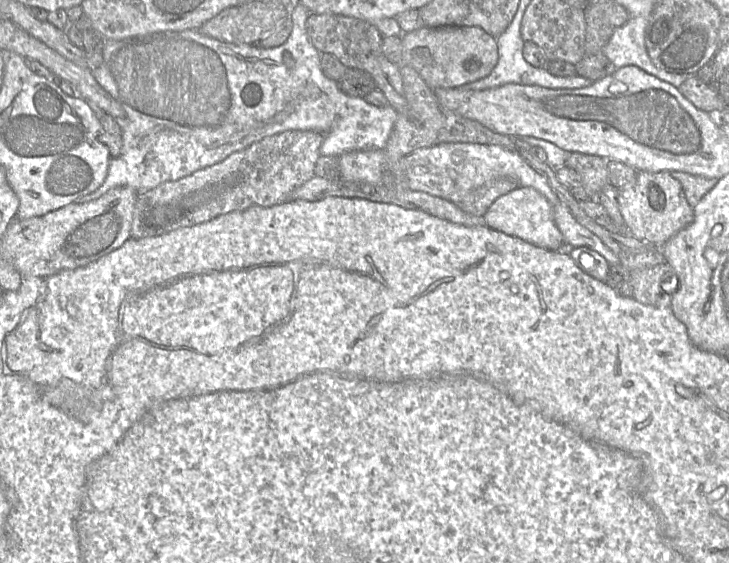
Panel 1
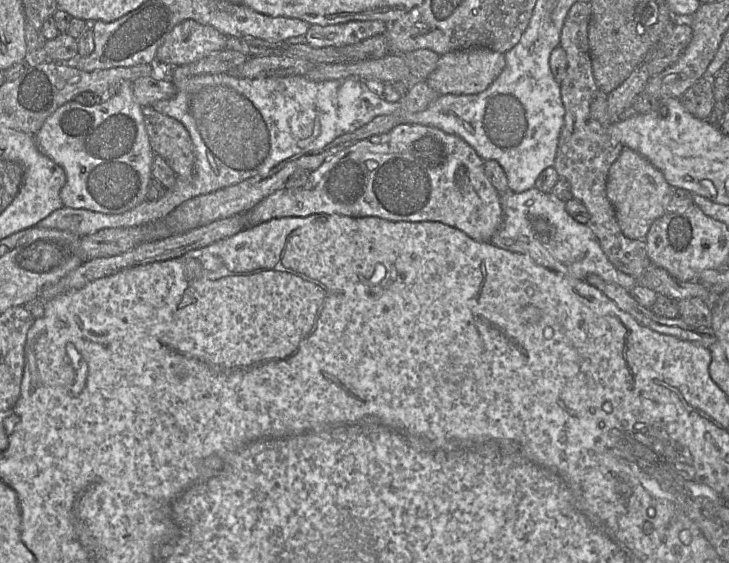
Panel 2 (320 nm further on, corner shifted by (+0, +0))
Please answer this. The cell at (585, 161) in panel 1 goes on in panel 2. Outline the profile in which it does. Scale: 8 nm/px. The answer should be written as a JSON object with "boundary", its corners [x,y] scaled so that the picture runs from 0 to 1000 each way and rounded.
{"boundary":[[[790,4],[781,16],[770,53],[767,82],[778,98],[776,130],[767,147],[775,204],[759,295],[765,313],[781,323],[786,352],[797,357],[805,369],[808,377],[805,400],[818,417],[837,465],[848,480],[875,496],[893,467],[888,453],[885,423],[864,425],[855,416],[844,371],[831,343],[835,298],[856,261],[837,243],[831,220],[816,213],[809,199],[811,176],[820,160],[813,135],[807,76],[809,32],[809,4]]]}

